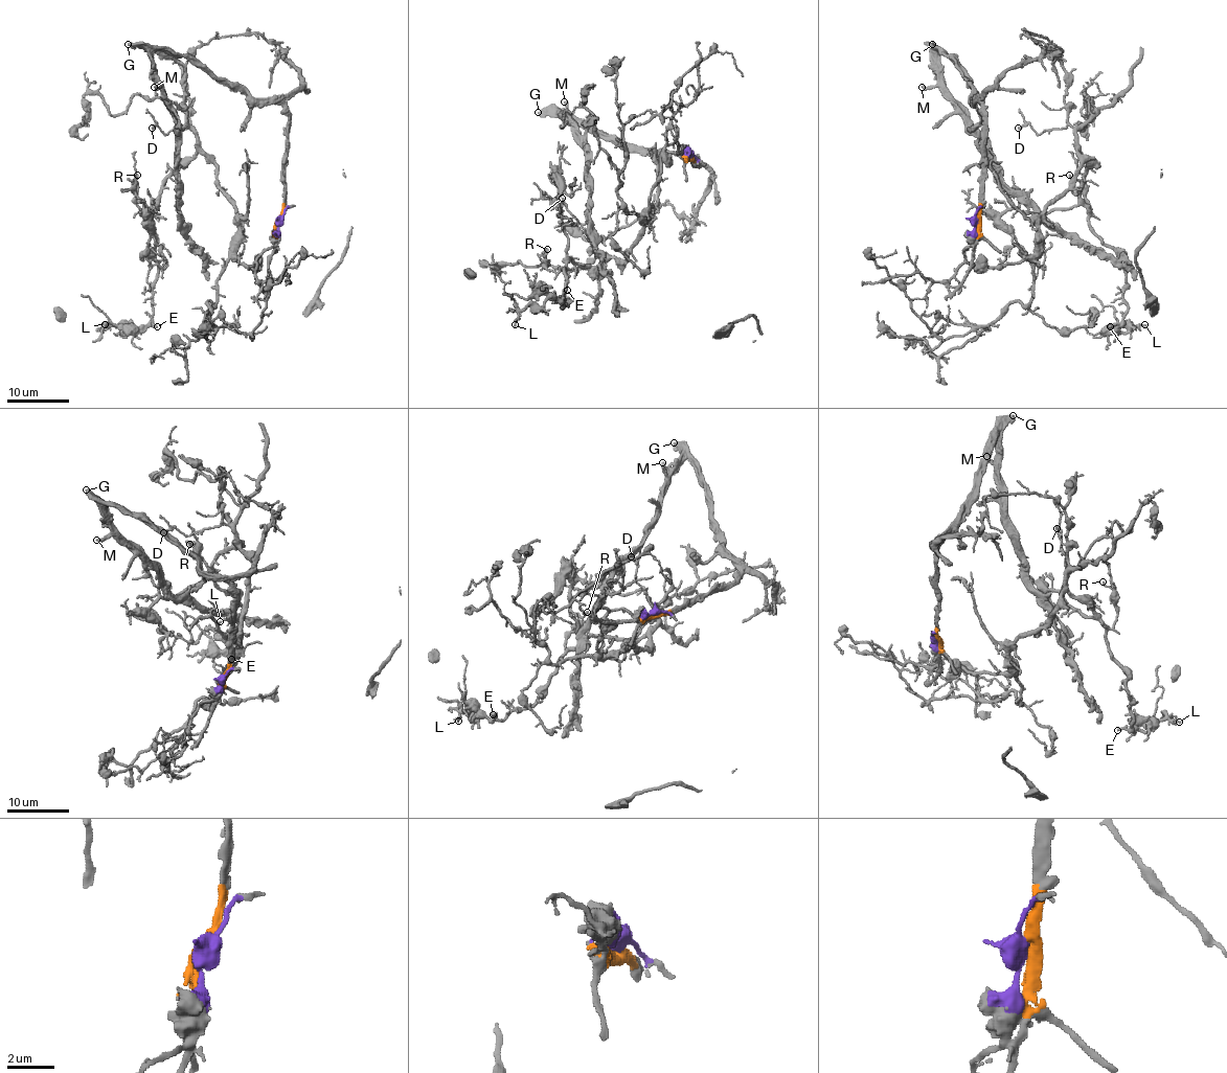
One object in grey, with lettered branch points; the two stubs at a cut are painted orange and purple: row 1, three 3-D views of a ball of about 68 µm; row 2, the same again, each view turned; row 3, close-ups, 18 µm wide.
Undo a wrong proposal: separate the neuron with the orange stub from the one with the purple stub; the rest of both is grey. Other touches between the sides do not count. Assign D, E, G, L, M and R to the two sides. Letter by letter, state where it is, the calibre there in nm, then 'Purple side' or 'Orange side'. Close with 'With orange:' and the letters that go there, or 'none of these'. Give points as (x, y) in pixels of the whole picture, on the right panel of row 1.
D: Place: (1018, 128). Thickness 150 nm. Purple side
E: Place: (1110, 326). Thickness 190 nm. Purple side
G: Place: (932, 44). Thickness 400 nm. Orange side
L: Place: (1144, 324). Thickness 120 nm. Purple side
M: Place: (922, 87). Thickness 240 nm. Orange side
R: Place: (1069, 175). Thickness 100 nm. Purple side
With orange: G, M

